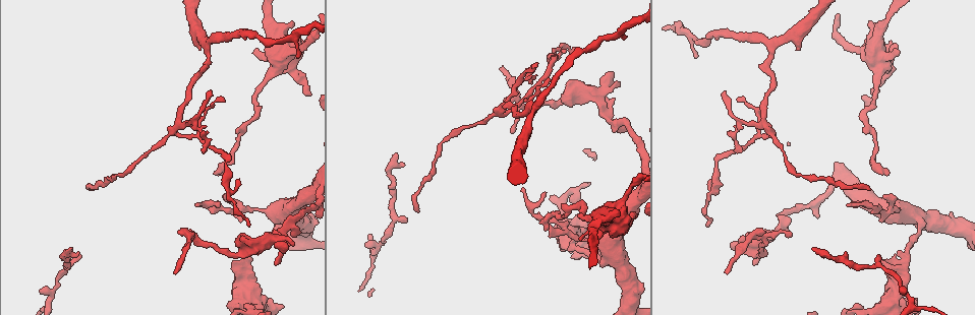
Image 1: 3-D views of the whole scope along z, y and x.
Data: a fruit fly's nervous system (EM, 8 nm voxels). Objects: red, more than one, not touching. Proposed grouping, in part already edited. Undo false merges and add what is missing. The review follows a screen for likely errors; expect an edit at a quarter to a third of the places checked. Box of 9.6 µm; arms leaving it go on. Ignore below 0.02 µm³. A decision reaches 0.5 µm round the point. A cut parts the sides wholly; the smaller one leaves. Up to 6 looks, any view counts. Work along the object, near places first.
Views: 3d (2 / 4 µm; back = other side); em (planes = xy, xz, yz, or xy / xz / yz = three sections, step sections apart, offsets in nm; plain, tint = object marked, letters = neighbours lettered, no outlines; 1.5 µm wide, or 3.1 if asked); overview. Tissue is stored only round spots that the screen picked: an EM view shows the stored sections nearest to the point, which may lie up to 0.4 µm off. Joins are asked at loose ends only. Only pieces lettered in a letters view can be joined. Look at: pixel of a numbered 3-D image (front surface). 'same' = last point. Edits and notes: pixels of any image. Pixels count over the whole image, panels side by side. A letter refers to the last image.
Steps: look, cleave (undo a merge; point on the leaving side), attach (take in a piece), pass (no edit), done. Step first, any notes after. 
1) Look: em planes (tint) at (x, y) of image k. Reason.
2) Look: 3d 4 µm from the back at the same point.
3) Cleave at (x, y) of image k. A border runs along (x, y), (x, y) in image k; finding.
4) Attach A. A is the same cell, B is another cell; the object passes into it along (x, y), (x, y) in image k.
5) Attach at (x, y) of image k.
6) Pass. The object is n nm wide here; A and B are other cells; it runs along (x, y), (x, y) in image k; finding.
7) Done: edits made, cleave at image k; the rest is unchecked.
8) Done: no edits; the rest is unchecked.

Look: em planes (tint) at (812, 248) of image 1. Branch stops here.

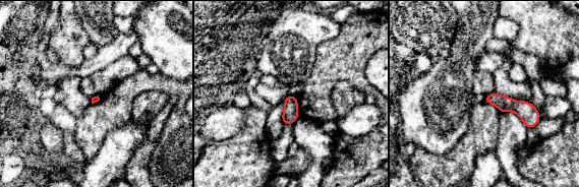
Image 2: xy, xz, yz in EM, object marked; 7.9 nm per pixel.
Look: em planes (letters) at the same point.

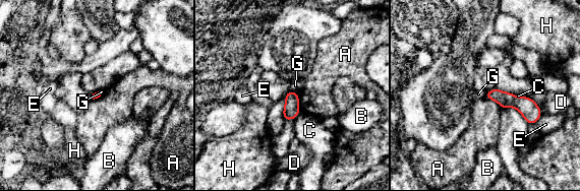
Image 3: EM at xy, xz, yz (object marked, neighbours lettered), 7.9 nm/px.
Pass. The longest contact is with A, 160 nm; A, B, C, D, E, G and H are other cells; a border runs along (290, 89), (296, 92) in image 3; no lettered piece goes on from it.

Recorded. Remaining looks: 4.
Look: em planes (letters) at (881, 259) of image 1. Free end.

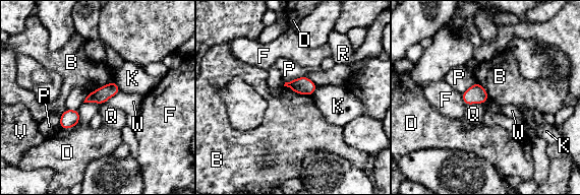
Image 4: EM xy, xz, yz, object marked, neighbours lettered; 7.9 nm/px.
Pass. The longest contact is with P, 260 nm; B, D, F, K, P, Q, R, V and W are other cells; a border runs along (284, 85), (296, 92), (311, 96) in image 4; none of them fits.

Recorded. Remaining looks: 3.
Look: 3d 4 µm at (202, 39) of image 1. Thick turns thin.

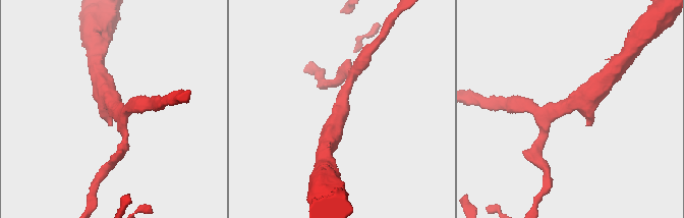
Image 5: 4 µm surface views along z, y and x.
Look: em planes (tint) at (341, 94) of image 5. 3 arms meet here; the arms are 170, 240, 340 nm wide.

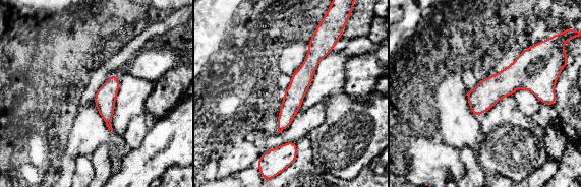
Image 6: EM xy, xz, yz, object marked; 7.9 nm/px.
Look: em planes (letters) at the same point. See the neighbours.

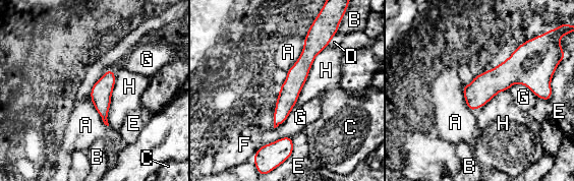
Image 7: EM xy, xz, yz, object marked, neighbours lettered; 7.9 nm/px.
Pass. The object is 160 nm wide here; A, B, C, D, E, F, G and H are other cells; a border runs along (326, 47), (314, 58), (291, 109) in image 7; one cell here.

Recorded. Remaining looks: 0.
Done: no edits; the rest is unchecked.

